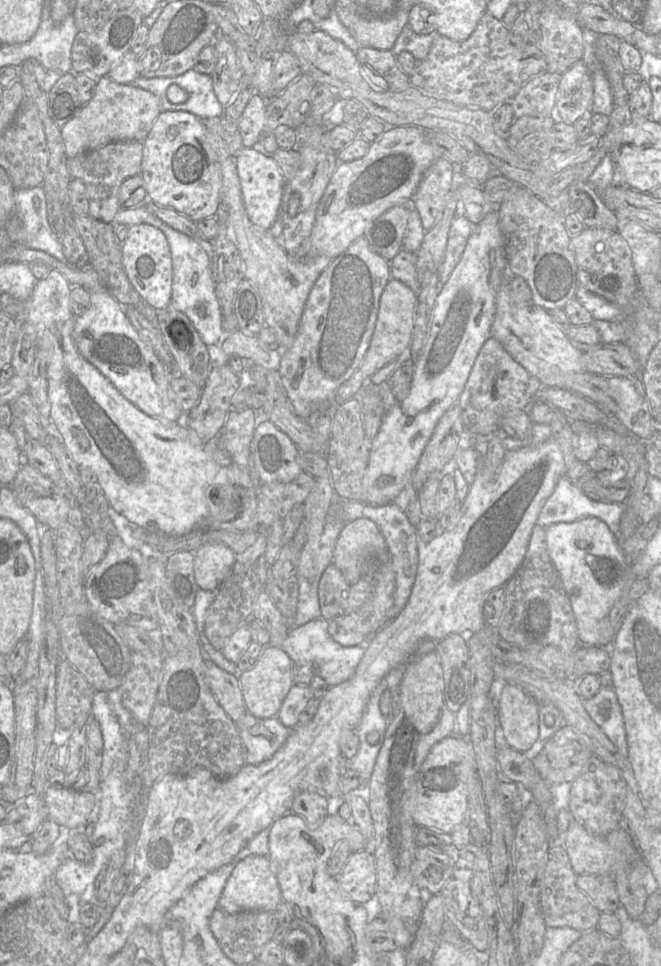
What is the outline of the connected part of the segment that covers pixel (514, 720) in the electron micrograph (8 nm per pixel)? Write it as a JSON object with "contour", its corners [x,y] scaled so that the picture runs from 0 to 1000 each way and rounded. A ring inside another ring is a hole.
{"contour":[[[764,708],[752,727],[752,751],[767,772],[796,778],[815,765],[815,729],[787,711]]]}

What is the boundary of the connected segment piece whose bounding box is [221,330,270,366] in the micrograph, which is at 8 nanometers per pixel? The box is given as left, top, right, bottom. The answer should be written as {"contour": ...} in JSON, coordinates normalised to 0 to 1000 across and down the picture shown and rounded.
{"contour":[[[362,342],[342,345],[334,361],[342,367],[357,366],[363,371],[377,371],[395,379],[402,379],[408,373],[407,363],[396,359],[389,347],[371,346]]]}

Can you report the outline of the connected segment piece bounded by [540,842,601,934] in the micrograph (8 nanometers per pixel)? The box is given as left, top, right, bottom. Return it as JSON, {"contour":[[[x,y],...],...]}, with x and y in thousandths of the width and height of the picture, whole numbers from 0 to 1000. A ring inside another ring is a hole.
{"contour":[[[849,872],[835,873],[829,882],[817,924],[818,941],[826,960],[862,960],[880,967],[903,961],[909,945],[873,918],[871,909],[873,905],[865,900],[859,884]]]}

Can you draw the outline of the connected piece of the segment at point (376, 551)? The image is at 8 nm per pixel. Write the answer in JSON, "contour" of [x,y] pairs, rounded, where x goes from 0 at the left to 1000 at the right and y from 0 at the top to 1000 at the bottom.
{"contour":[[[554,536],[523,541],[507,563],[502,583],[530,606],[560,592],[567,583],[585,583],[590,573],[570,543]]]}

